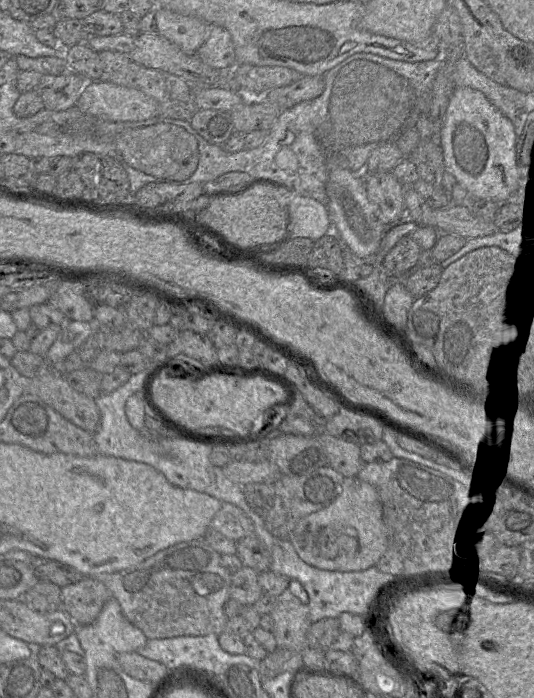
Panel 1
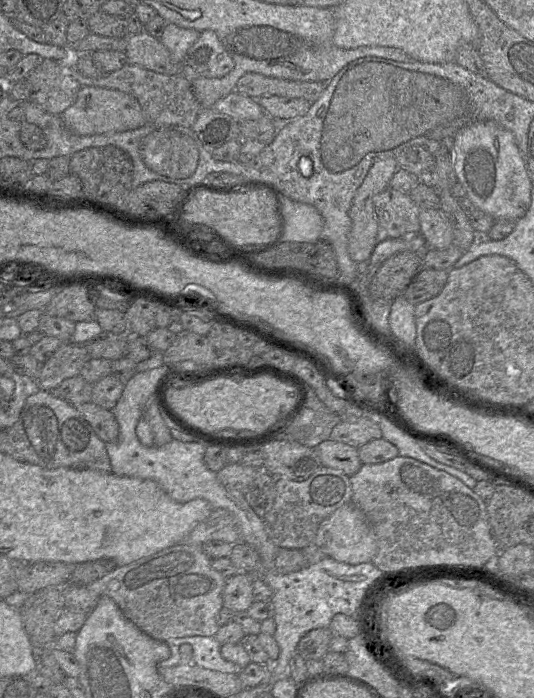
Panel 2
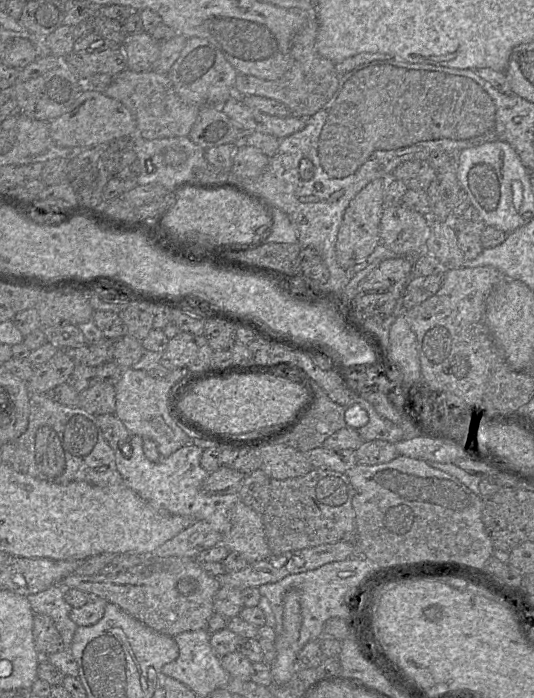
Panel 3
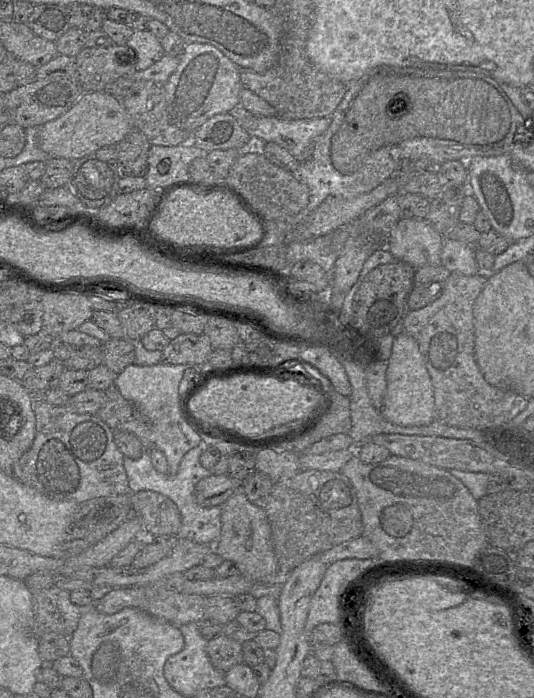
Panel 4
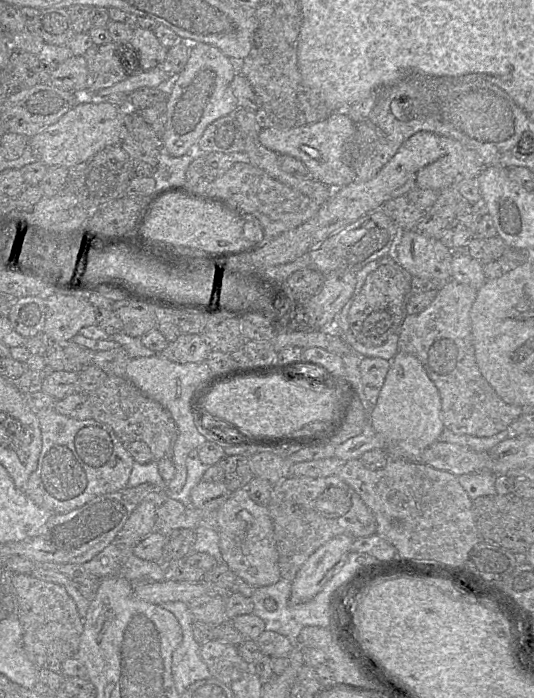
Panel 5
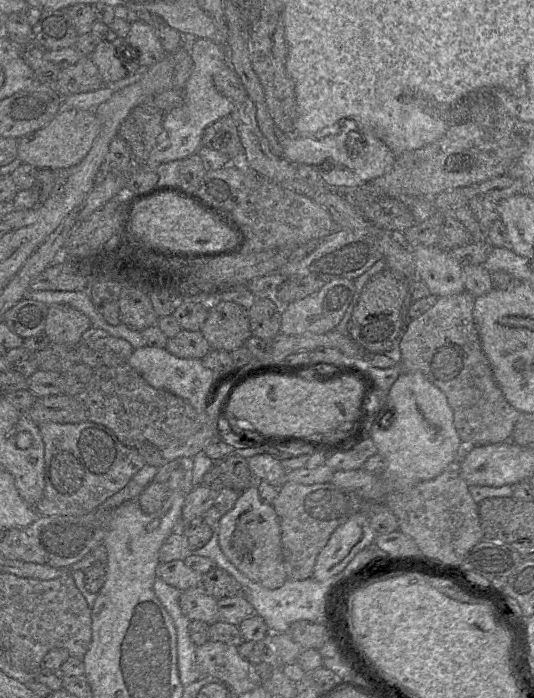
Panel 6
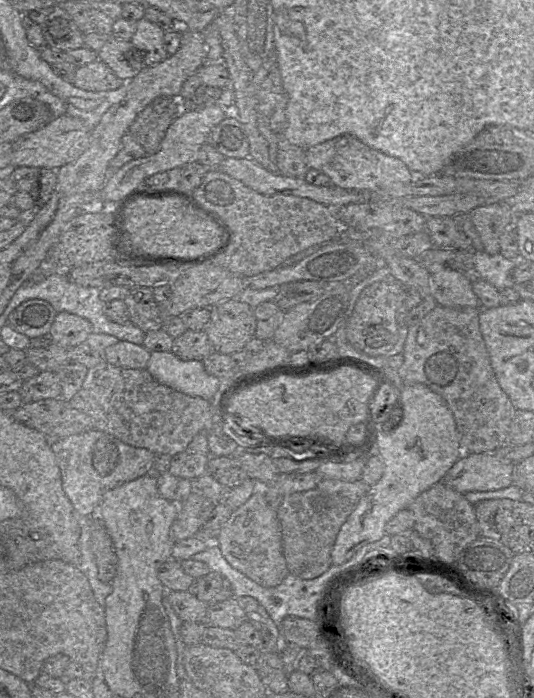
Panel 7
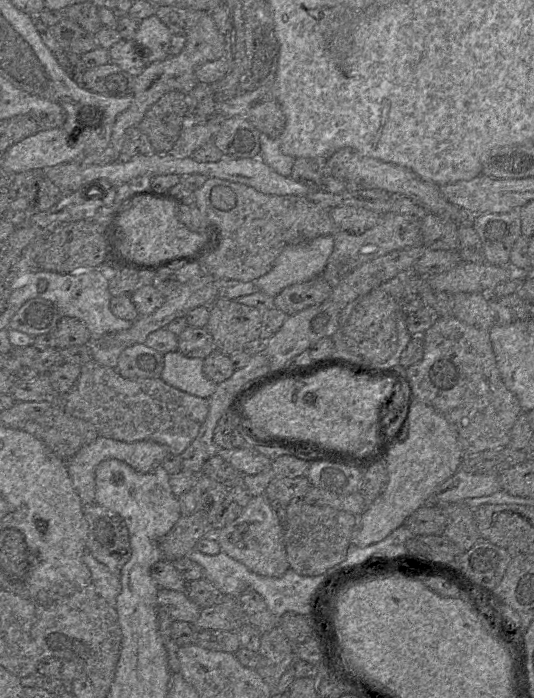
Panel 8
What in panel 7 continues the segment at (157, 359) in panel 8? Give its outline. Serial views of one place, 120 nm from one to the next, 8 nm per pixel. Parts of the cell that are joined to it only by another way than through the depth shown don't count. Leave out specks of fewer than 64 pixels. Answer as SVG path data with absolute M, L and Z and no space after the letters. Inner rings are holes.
M118 341L104 351L106 362L122 368L146 369L151 352L143 345L128 341Z

